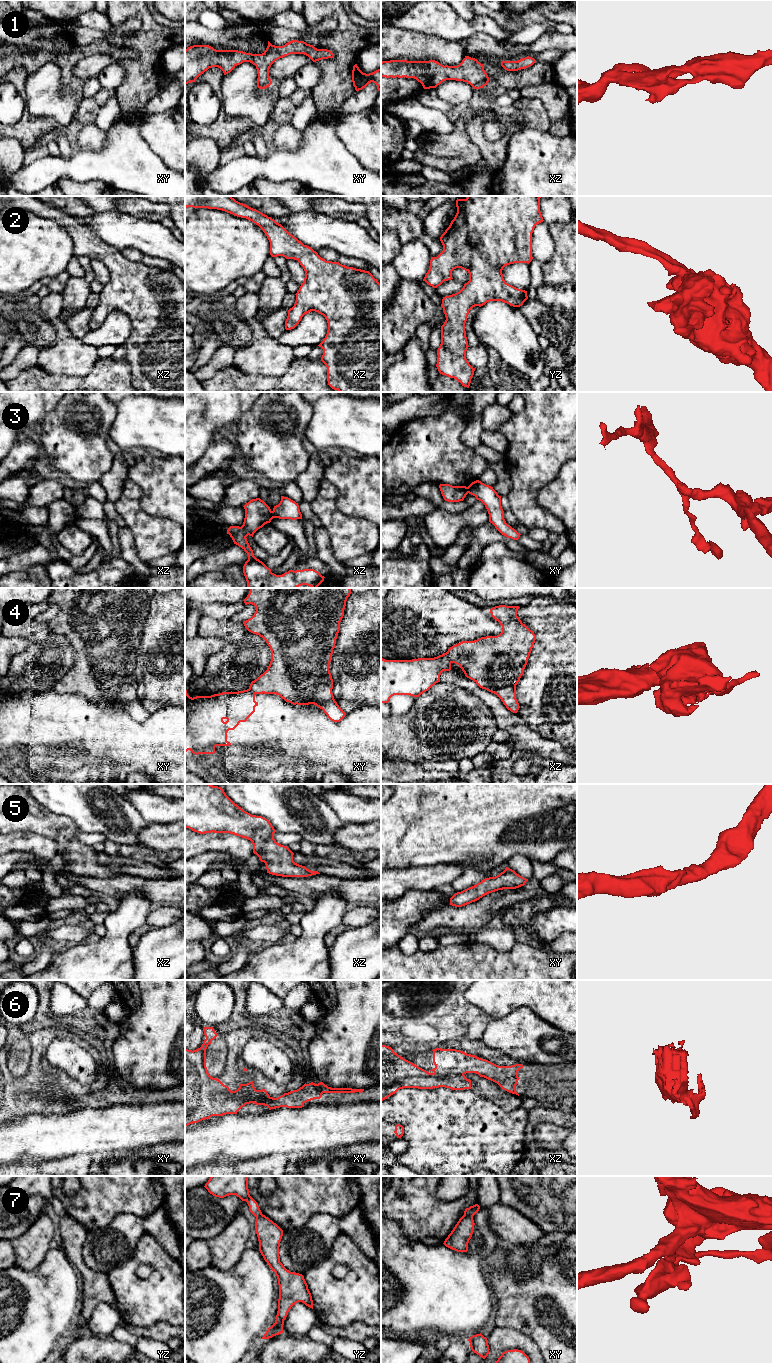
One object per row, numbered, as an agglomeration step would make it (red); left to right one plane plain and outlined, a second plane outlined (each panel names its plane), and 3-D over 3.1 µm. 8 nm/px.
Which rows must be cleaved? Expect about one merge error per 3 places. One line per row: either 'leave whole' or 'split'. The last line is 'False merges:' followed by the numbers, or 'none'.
1: leave whole
2: leave whole
3: split
4: split
5: leave whole
6: split
7: split
False merges: 3, 4, 6, 7

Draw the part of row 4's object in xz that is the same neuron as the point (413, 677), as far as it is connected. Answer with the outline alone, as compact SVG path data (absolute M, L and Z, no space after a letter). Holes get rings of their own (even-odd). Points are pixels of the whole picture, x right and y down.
M447 652L434 658L385 660L381 658L381 703L394 695L419 697L440 682L443 671L451 670Z

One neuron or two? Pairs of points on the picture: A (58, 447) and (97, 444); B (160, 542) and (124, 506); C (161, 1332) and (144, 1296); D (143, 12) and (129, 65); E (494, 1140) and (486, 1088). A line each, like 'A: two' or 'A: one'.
A: one
B: one
C: two
D: one
E: two

